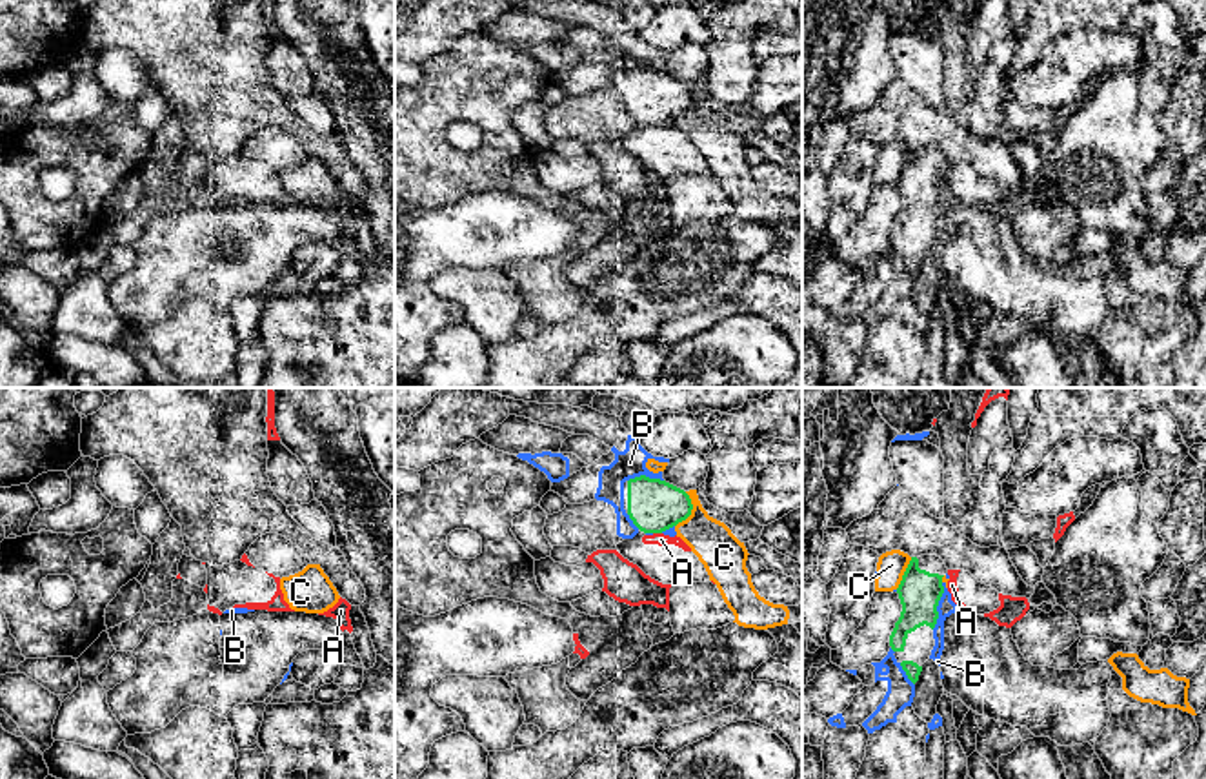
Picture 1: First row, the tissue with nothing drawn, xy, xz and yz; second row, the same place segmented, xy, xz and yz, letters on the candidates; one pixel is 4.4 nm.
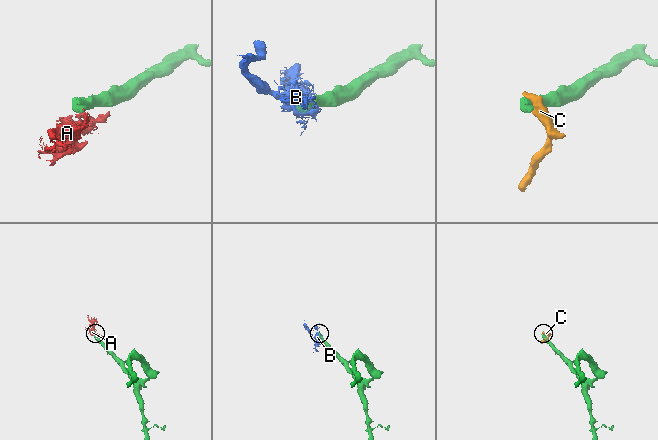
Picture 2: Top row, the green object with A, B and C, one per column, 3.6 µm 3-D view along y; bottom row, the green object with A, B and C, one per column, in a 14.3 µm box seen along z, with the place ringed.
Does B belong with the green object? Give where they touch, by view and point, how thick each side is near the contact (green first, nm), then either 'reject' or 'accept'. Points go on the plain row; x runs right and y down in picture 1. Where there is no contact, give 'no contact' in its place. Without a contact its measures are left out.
meets green in yz at (937, 197); 190 nm thick on the green side, 80 nm on the other; accept

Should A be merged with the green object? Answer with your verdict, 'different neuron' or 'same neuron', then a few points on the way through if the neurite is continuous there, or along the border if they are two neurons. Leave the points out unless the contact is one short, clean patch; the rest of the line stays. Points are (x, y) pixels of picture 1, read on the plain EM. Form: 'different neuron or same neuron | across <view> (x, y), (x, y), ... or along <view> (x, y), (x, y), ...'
different neuron | along xz (653, 124), (661, 126)

